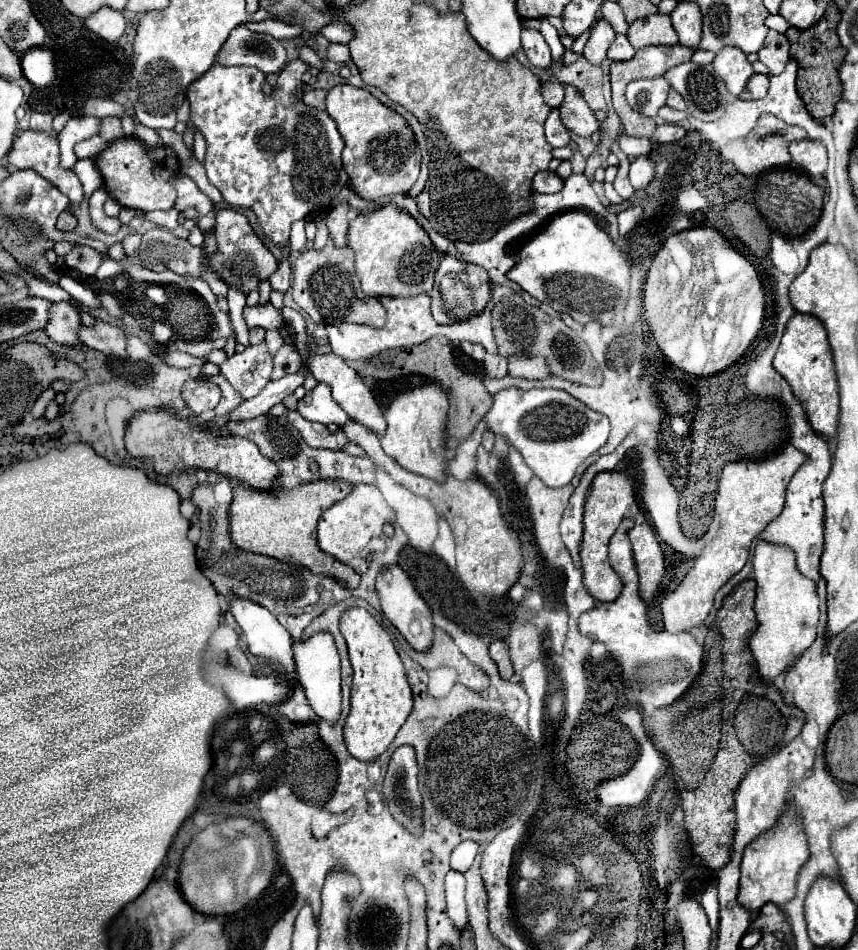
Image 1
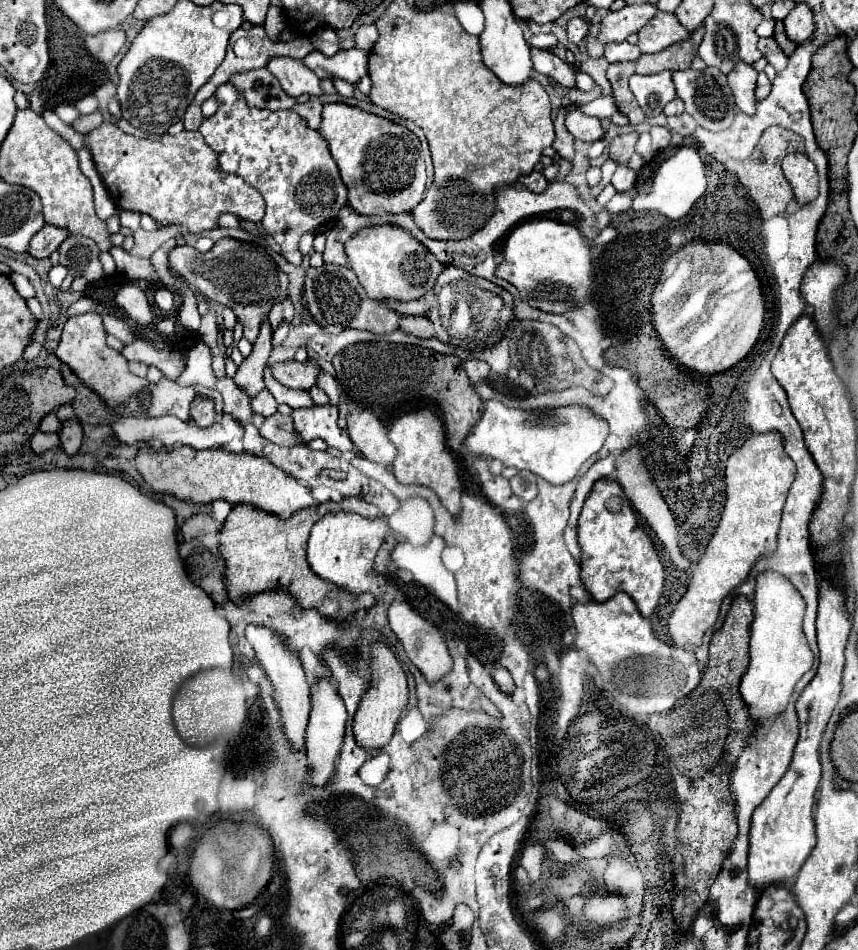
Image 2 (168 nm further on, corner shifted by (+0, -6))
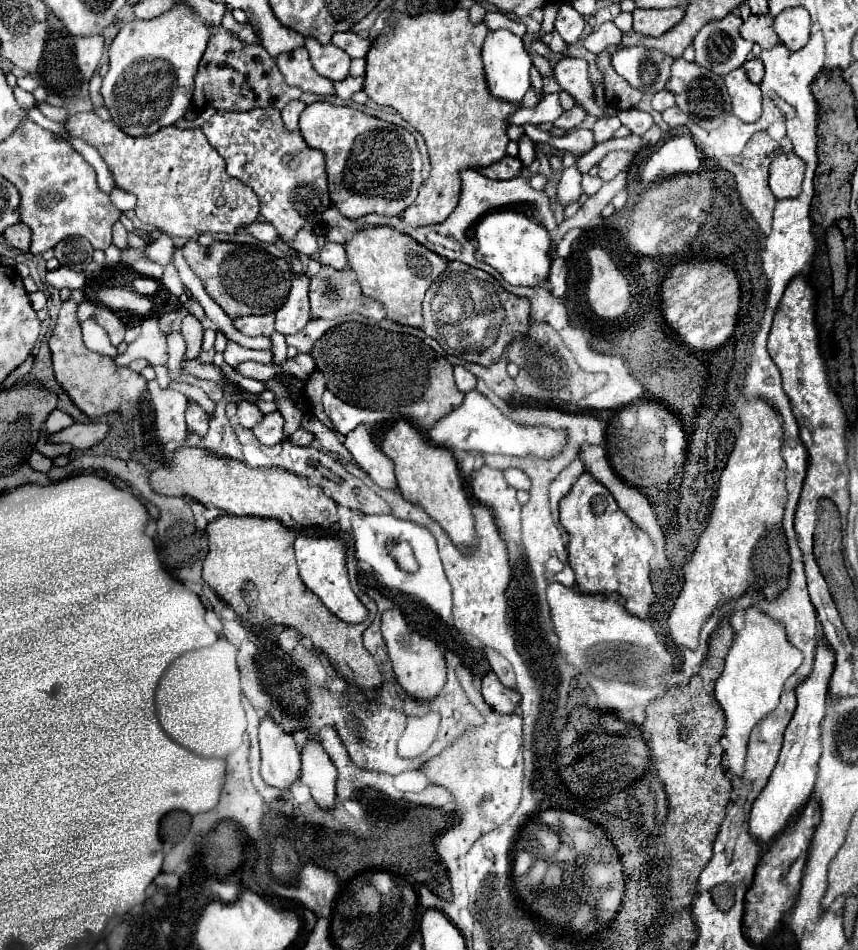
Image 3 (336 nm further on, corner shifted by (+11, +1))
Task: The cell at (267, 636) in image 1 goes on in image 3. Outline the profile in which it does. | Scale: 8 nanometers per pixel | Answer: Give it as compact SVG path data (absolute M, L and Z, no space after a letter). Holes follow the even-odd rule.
M270 715L260 723L262 779L278 789L286 789L300 775L300 751L292 733L284 731Z

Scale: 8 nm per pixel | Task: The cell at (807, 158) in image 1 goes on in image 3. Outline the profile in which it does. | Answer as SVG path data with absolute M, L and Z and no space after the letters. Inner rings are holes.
M780 155L770 165L770 189L778 199L798 197L802 191L806 163L794 155Z

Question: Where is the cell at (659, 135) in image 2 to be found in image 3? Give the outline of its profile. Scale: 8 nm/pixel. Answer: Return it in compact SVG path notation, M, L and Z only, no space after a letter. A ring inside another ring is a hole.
M628 109L628 111L618 111L618 117L622 121L624 127L628 127L634 135L644 135L652 125L652 115L650 113L642 113L638 109Z

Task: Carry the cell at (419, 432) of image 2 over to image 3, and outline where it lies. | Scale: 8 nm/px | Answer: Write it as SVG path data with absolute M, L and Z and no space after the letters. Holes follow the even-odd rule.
M406 419L396 421L396 425L384 435L382 451L394 463L394 473L398 479L400 493L408 501L414 501L422 509L426 509L426 513L442 525L442 529L450 535L450 539L458 547L474 543L476 539L474 517L472 517L470 503L464 493L456 459L452 457L452 453L446 447L434 447L426 439L426 435L420 429L416 429L412 423L408 423Z

